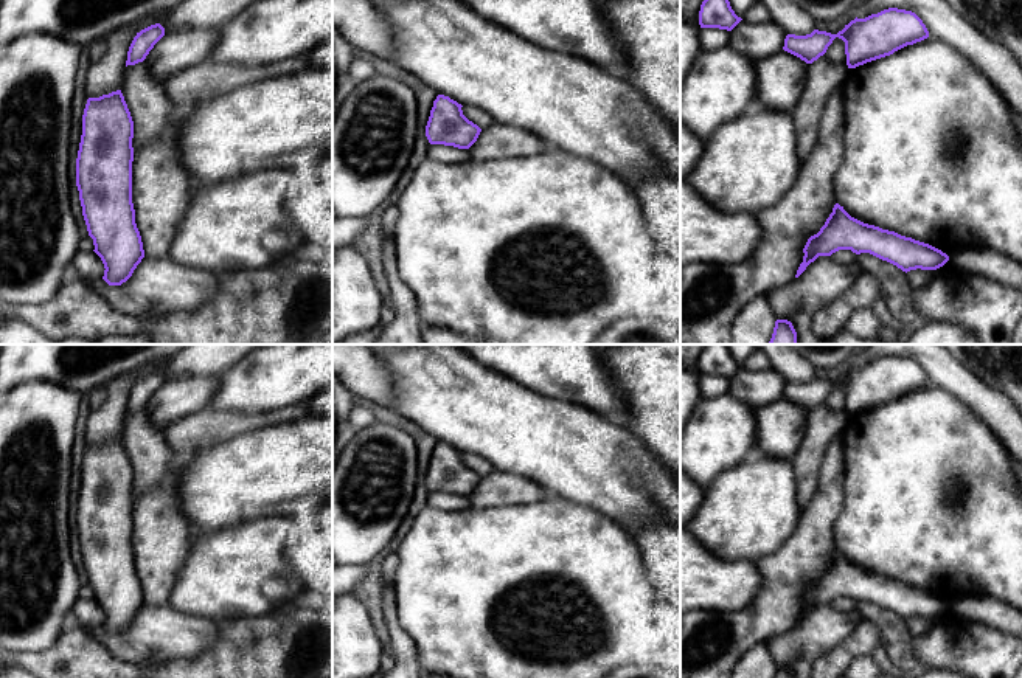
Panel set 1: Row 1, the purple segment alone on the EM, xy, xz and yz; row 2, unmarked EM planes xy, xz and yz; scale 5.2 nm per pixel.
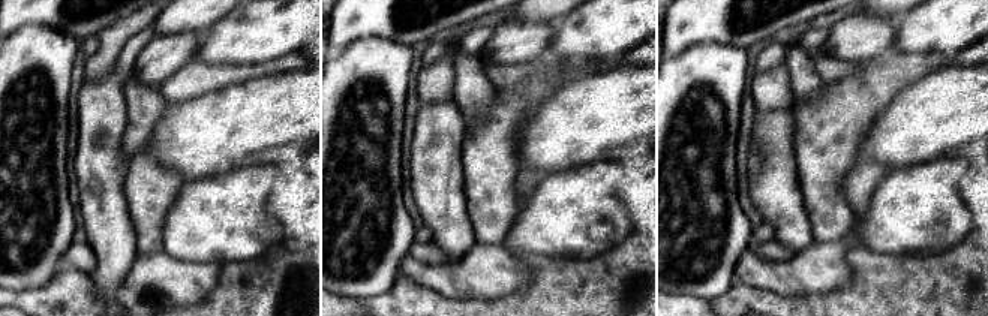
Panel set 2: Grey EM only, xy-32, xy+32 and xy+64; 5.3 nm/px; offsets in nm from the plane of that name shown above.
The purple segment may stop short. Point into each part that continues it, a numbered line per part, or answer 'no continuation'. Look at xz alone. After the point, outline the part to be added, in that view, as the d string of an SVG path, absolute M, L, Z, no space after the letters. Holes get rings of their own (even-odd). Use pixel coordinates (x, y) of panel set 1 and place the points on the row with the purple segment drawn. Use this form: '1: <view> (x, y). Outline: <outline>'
1: xz (496, 141). Outline: M494 123L481 129L477 141L468 150L475 160L495 160L539 155L548 149L544 140L530 132Z

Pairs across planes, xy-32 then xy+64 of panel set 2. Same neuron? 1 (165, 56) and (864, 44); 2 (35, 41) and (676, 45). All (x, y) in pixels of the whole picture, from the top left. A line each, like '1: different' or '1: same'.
1: same
2: different

